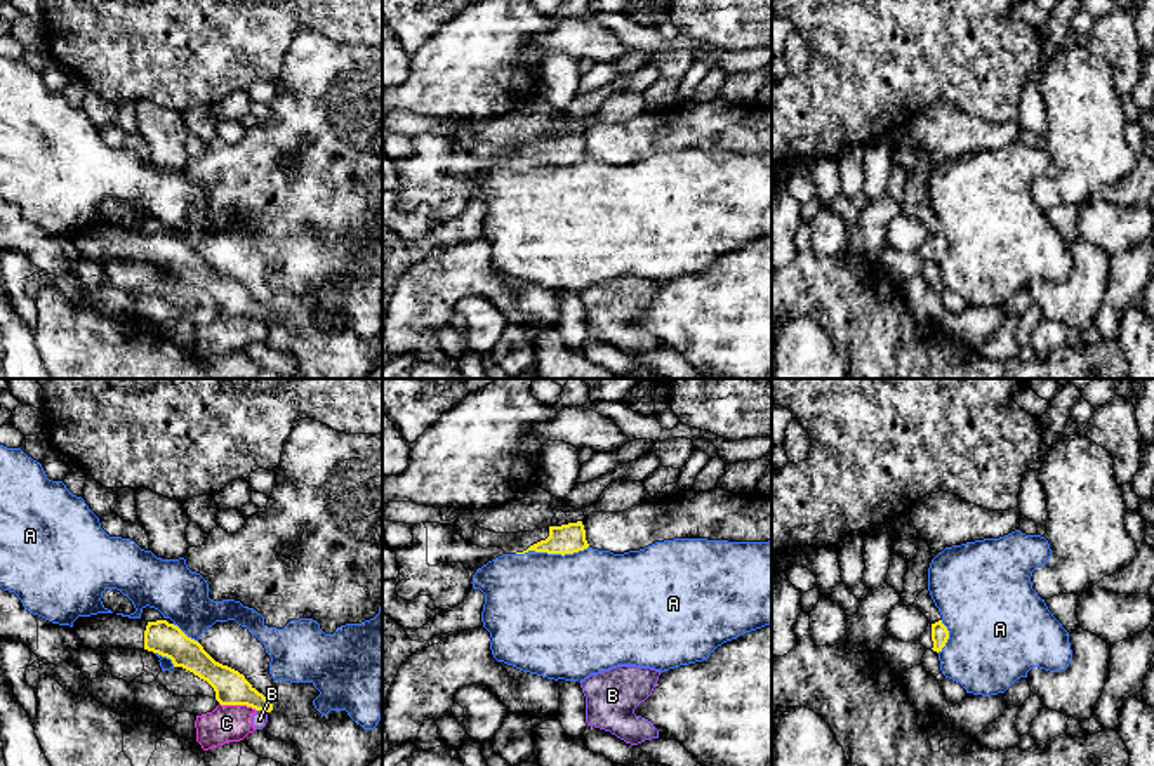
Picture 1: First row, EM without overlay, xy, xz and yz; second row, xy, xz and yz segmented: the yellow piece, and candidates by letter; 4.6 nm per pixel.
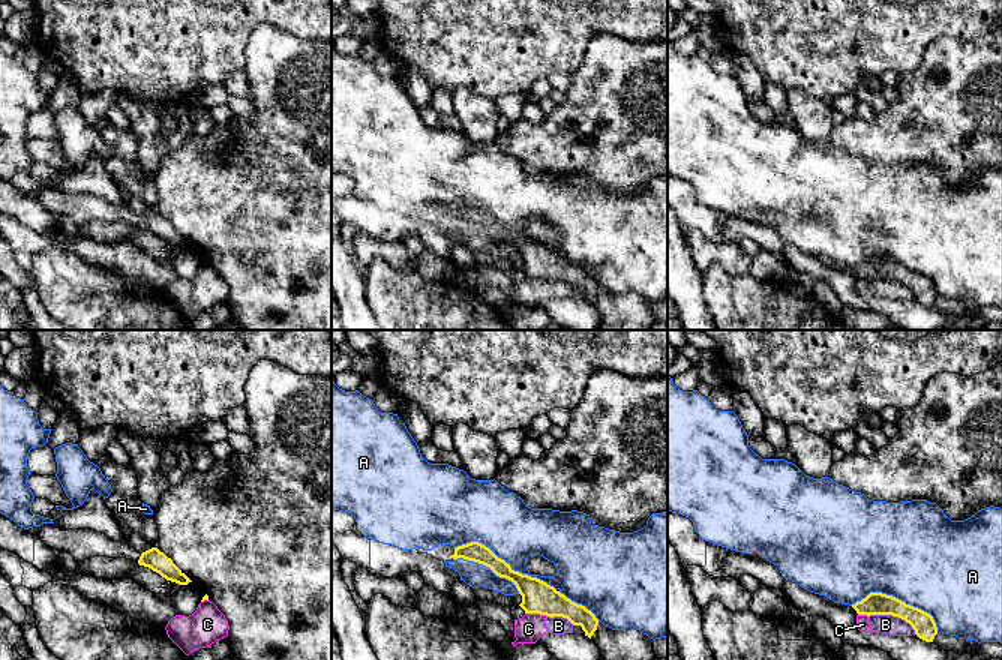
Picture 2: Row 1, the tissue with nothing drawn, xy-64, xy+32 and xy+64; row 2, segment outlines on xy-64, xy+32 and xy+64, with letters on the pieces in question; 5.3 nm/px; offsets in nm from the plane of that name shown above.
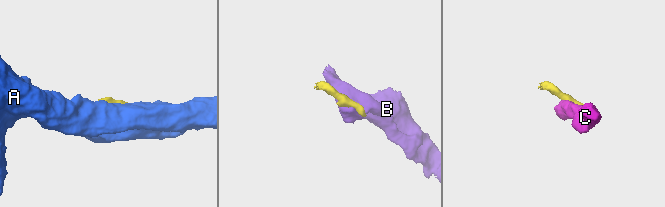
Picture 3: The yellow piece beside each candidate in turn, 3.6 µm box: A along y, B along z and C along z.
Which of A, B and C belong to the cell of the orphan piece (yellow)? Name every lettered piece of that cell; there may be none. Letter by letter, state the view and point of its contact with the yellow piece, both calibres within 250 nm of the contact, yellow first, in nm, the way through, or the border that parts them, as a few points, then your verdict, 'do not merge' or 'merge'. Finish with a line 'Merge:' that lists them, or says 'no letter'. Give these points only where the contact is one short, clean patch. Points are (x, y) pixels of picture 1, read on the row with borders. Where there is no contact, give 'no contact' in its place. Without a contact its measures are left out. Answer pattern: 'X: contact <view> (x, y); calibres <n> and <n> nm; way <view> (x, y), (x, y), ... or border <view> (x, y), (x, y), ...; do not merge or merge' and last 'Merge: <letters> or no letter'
A: contact xz (551, 553); calibres 140 and 500 nm; do not merge
B: contact xy (261, 709); calibres 160 and 70 nm; border xy (256, 709), (265, 713); do not merge
C: contact xy (238, 704); calibres 160 and 180 nm; border xy (219, 702), (256, 709); do not merge
Merge: no letter

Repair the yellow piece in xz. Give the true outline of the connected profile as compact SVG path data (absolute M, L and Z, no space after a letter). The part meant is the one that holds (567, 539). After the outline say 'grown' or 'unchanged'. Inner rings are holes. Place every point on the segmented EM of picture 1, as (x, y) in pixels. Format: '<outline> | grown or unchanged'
M582 521L520 533L495 533L474 526L469 542L483 549L499 547L506 554L535 551L565 556L589 547Z | grown

